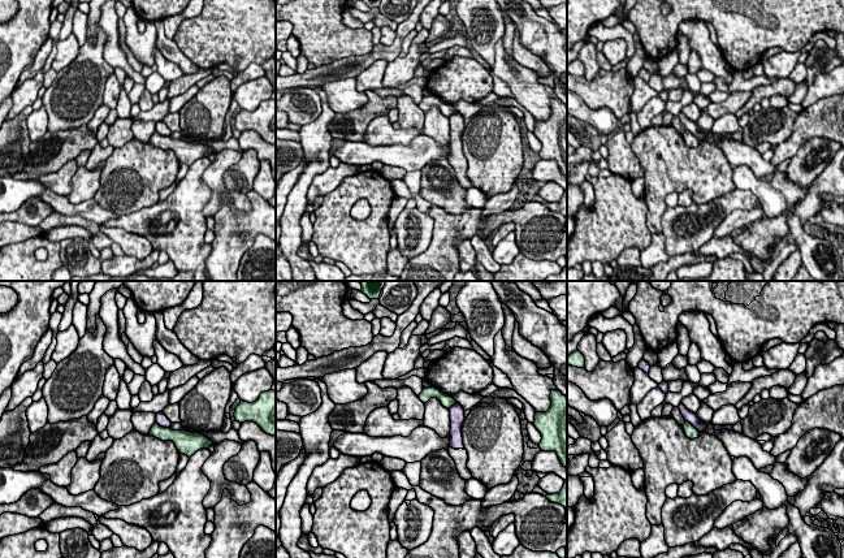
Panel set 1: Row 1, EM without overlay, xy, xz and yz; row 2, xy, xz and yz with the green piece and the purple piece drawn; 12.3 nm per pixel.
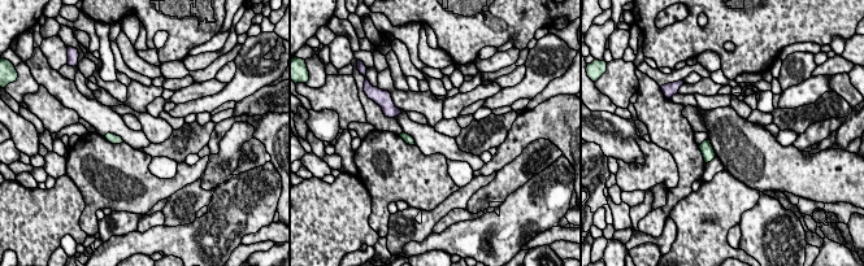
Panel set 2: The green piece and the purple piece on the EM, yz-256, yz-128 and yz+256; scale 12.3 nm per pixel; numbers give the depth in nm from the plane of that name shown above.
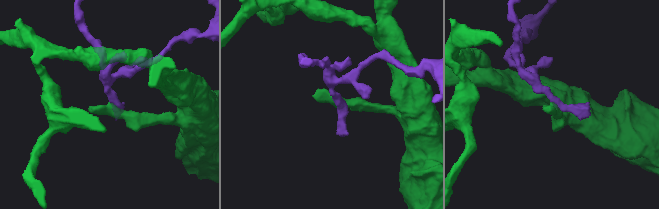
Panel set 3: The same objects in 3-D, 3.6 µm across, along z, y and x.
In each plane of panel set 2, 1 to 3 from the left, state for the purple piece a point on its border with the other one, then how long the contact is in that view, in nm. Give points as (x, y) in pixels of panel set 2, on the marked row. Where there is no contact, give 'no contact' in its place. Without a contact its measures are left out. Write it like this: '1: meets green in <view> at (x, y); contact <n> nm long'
1: no contact
2: no contact
3: no contact

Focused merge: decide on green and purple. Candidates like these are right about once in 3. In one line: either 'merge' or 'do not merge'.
do not merge

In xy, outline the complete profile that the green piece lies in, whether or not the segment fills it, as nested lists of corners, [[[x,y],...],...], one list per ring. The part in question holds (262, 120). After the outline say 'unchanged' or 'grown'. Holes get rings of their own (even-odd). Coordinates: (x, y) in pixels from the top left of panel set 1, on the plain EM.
[[[276,99],[261,101],[252,112],[241,109],[234,126],[239,131],[254,130],[267,143],[276,144]]] | unchanged

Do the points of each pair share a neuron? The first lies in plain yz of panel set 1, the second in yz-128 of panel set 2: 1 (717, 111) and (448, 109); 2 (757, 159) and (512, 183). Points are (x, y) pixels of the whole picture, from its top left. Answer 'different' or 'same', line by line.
1: same
2: different

